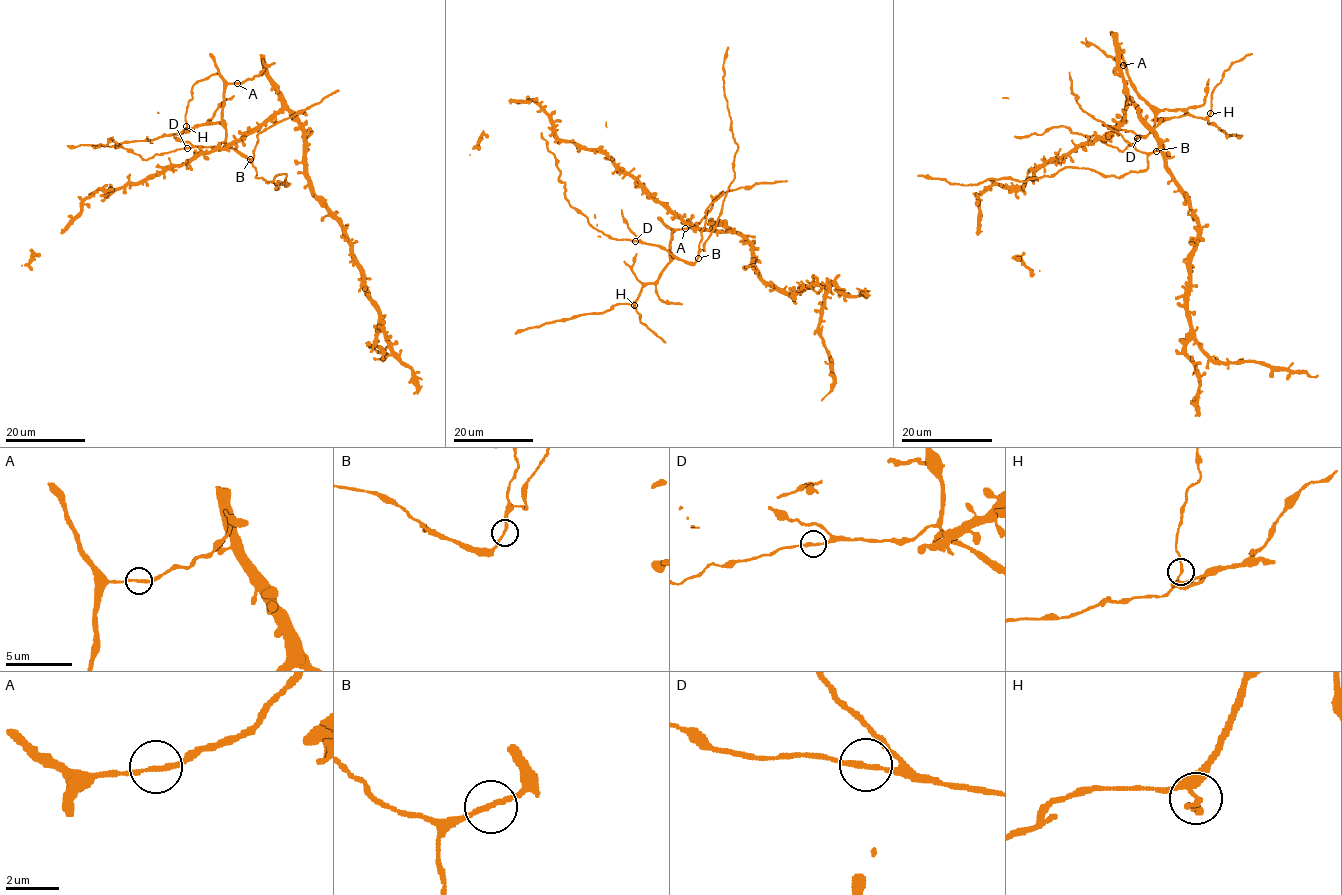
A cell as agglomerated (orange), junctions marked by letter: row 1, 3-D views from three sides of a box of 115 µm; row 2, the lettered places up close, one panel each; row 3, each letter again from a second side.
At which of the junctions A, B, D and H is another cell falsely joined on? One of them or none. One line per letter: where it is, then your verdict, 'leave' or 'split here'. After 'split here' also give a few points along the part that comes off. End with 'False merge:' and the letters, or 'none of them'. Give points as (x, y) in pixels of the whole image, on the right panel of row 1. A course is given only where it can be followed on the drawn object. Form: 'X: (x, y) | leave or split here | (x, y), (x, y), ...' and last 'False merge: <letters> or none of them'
A: (1123, 65) | leave
B: (1156, 151) | leave
D: (1137, 138) | leave
H: (1210, 113) | leave
False merge: none of them

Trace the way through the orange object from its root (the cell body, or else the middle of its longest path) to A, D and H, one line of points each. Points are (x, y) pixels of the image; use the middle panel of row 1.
A: (723, 226), (709, 223), (704, 217), (685, 228)
D: (723, 226), (709, 223), (704, 217), (688, 227), (676, 229), (670, 242), (673, 256), (660, 246), (635, 240)
H: (723, 226), (709, 223), (704, 217), (676, 229), (670, 242), (670, 261), (654, 282), (642, 287), (634, 305)

